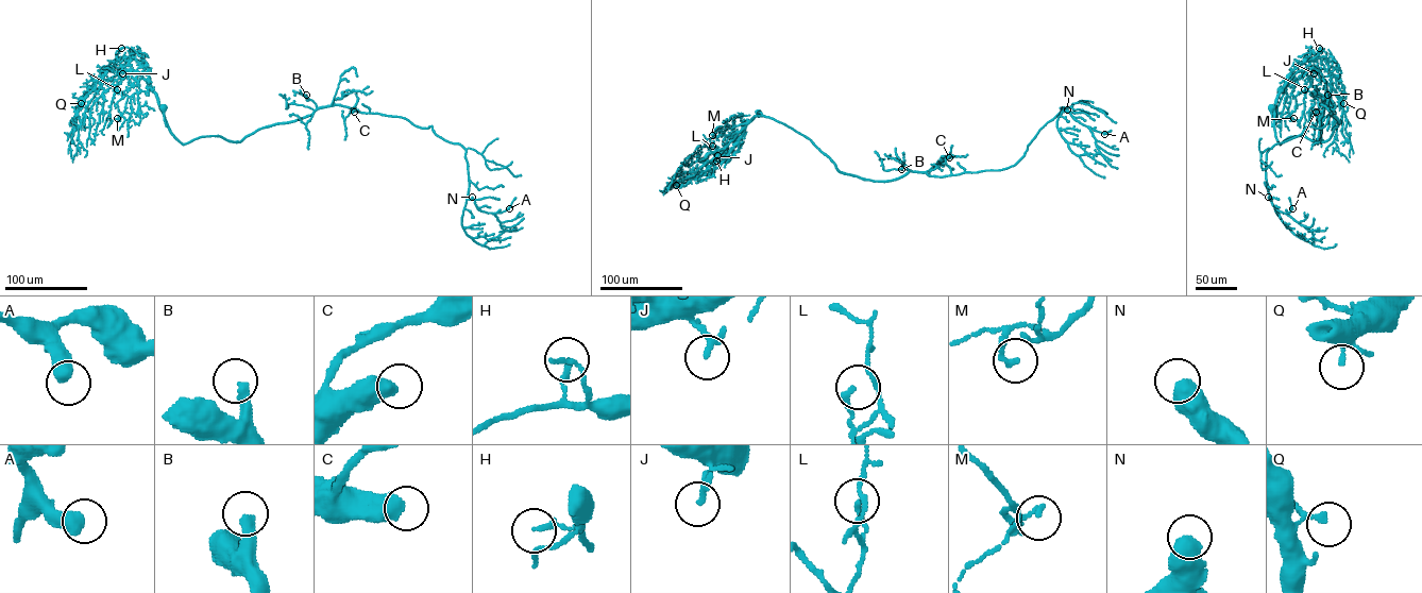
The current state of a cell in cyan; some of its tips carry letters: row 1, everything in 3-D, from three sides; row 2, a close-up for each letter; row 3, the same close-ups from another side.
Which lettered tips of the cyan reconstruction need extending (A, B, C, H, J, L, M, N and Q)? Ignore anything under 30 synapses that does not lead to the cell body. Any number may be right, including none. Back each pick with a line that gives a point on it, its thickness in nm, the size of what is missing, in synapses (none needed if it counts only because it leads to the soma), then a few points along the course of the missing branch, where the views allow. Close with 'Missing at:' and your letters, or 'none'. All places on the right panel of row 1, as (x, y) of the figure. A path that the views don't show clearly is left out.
B: at (1327, 95); 360 nm thick; about 100 synapses; missing branch runs (1327, 95), (1321, 77), (1308, 65)
Missing at: B

